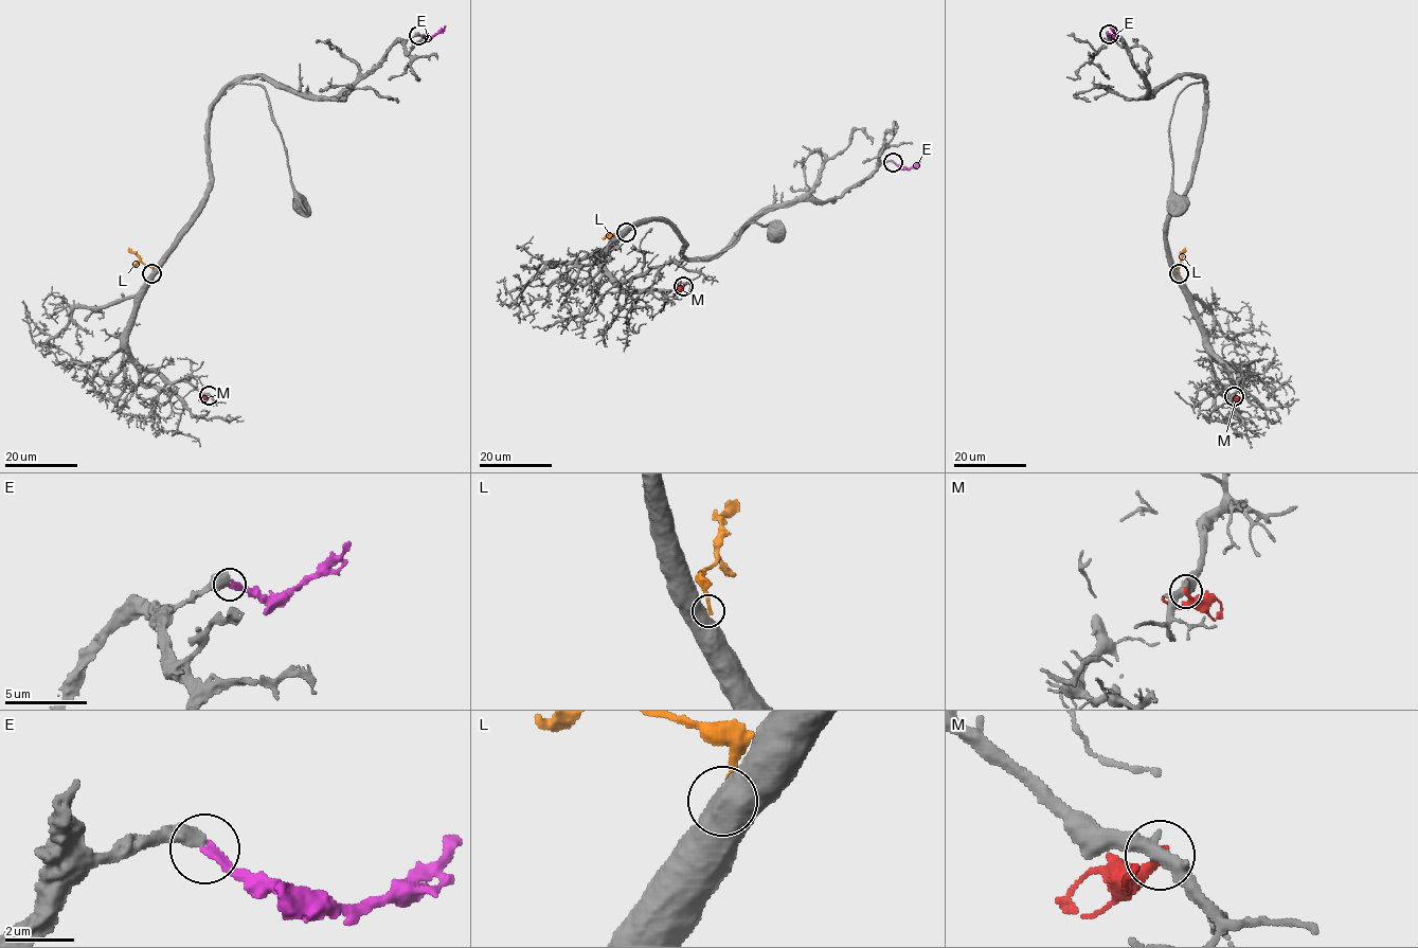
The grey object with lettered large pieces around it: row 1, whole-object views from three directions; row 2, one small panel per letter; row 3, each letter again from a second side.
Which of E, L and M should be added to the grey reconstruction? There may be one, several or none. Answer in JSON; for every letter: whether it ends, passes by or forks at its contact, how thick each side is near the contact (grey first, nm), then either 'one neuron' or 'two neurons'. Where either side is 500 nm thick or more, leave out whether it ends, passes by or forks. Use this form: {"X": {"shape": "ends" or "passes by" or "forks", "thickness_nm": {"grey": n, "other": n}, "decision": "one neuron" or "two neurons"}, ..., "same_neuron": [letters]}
{"E": {"shape": "ends", "thickness_nm": {"grey": 360, "other": 280}, "decision": "one neuron"}, "L": {"thickness_nm": {"grey": 700, "other": 220}, "decision": "two neurons"}, "M": {"shape": "ends", "thickness_nm": {"grey": 400, "other": 320}, "decision": "two neurons"}, "same_neuron": ["E"]}

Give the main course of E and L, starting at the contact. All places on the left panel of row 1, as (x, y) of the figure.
E: (418, 35), (433, 36), (445, 25)
L: (151, 273), (151, 267), (127, 249)

